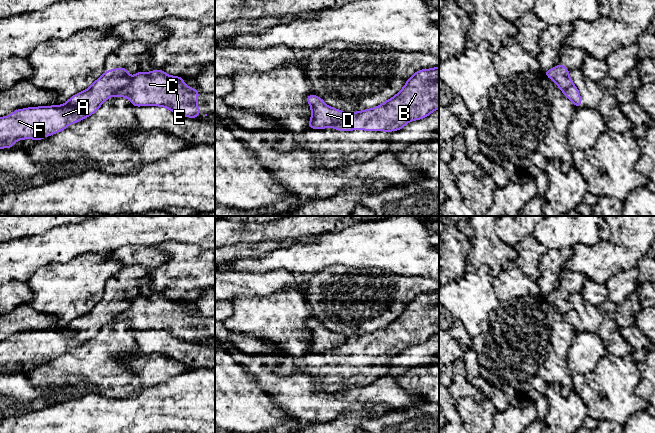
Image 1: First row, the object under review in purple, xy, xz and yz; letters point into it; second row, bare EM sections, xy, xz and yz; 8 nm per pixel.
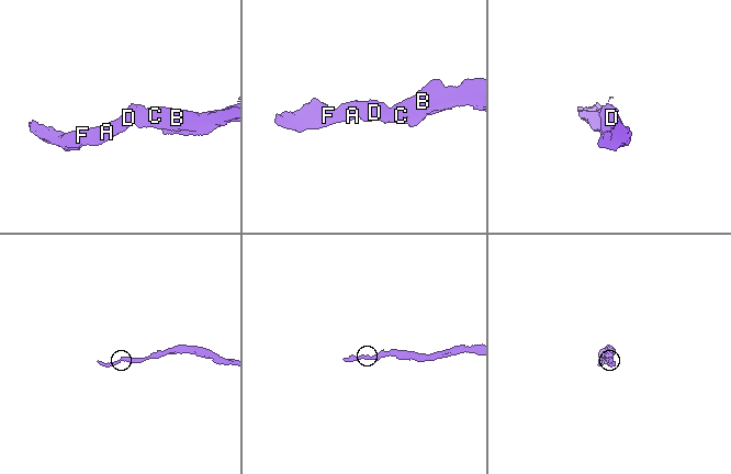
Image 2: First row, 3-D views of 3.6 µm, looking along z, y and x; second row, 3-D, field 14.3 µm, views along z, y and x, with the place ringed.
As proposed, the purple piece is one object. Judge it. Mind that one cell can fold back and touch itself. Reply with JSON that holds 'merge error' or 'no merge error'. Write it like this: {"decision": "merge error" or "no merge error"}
{"decision": "merge error"}

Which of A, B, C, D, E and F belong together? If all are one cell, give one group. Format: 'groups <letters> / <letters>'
groups A D F / B C E

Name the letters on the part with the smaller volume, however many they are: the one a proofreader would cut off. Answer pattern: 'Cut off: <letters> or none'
Cut off: A, D, F

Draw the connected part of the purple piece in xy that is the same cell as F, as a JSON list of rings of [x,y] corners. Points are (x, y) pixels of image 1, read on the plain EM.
[[[128,292],[106,294],[88,313],[73,319],[65,328],[18,333],[0,341],[0,373],[12,372],[16,365],[27,362],[42,364],[93,339],[130,303]]]

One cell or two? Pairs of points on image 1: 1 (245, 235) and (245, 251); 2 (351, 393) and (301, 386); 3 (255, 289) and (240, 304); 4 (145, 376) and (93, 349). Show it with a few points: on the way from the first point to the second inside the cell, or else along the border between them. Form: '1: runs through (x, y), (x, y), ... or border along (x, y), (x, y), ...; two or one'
1: border along (268, 240), (252, 243), (234, 243), (225, 246); two
2: runs through (339, 398), (313, 398); one
3: border along (271, 293), (265, 296), (238, 296), (230, 301); two
4: runs through (132, 378), (122, 378), (106, 362); one

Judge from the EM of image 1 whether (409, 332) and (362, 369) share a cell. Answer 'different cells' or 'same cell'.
same cell

